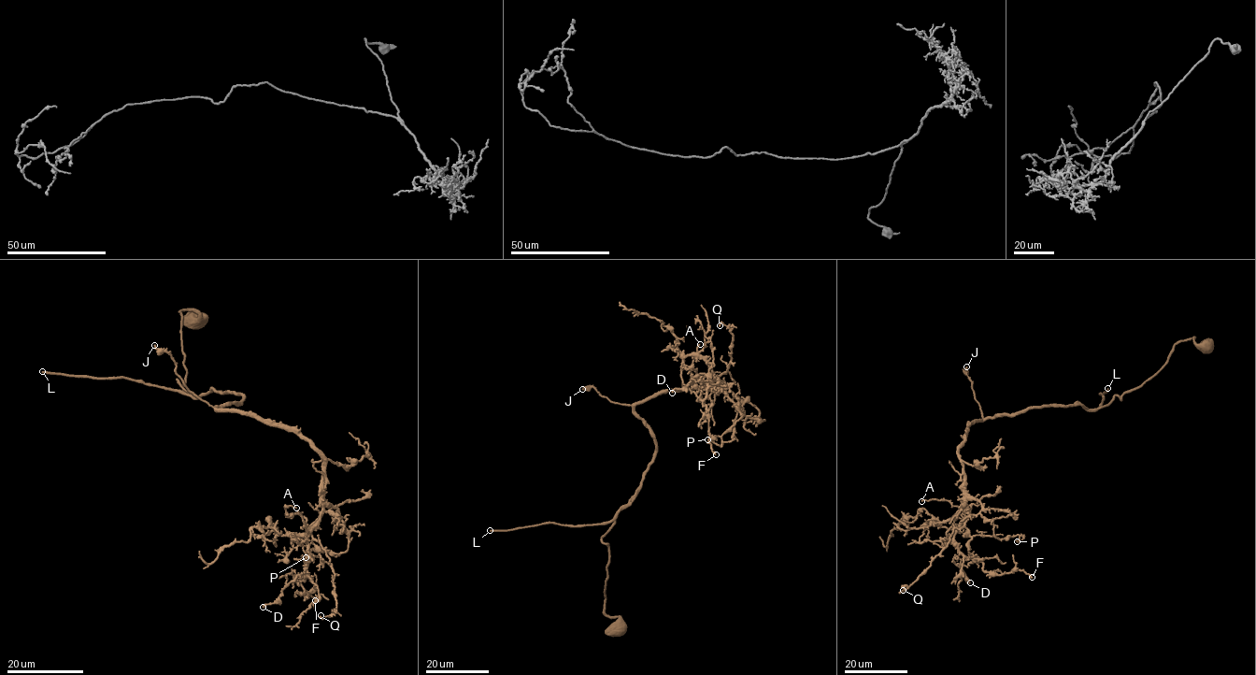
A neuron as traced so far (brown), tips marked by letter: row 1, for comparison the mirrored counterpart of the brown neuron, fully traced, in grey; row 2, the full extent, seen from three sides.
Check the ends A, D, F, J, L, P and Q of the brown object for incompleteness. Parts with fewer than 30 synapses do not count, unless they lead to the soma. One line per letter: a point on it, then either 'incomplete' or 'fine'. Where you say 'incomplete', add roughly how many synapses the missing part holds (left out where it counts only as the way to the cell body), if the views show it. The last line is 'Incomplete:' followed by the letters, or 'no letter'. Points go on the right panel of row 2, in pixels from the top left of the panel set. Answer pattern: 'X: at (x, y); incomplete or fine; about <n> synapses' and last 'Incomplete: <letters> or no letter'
A: at (921, 501); fine
D: at (970, 582); fine
F: at (1032, 577); fine
J: at (966, 366); fine
L: at (1107, 388); incomplete; about 300 synapses
P: at (1017, 541); fine
Q: at (903, 590); fine
Incomplete: L

